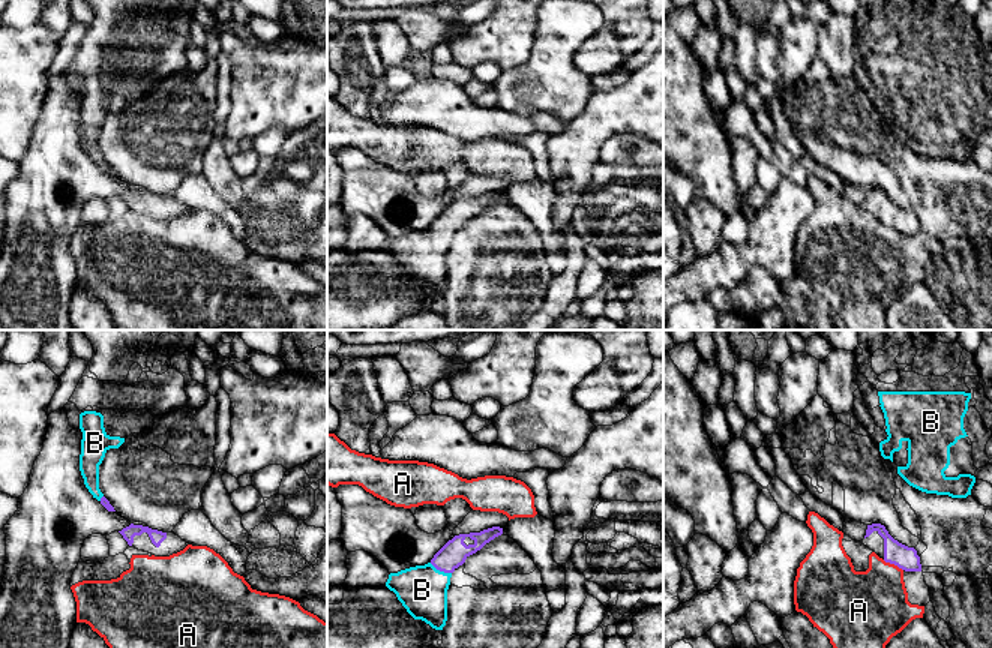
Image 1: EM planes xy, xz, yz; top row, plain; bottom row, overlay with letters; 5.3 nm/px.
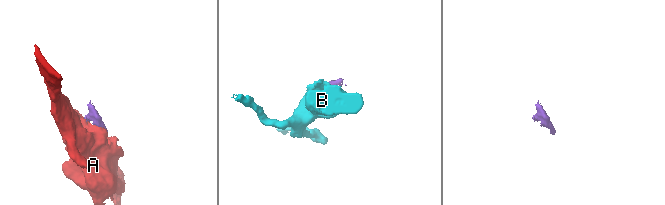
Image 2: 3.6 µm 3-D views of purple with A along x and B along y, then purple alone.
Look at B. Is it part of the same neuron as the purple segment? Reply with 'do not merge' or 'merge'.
merge

